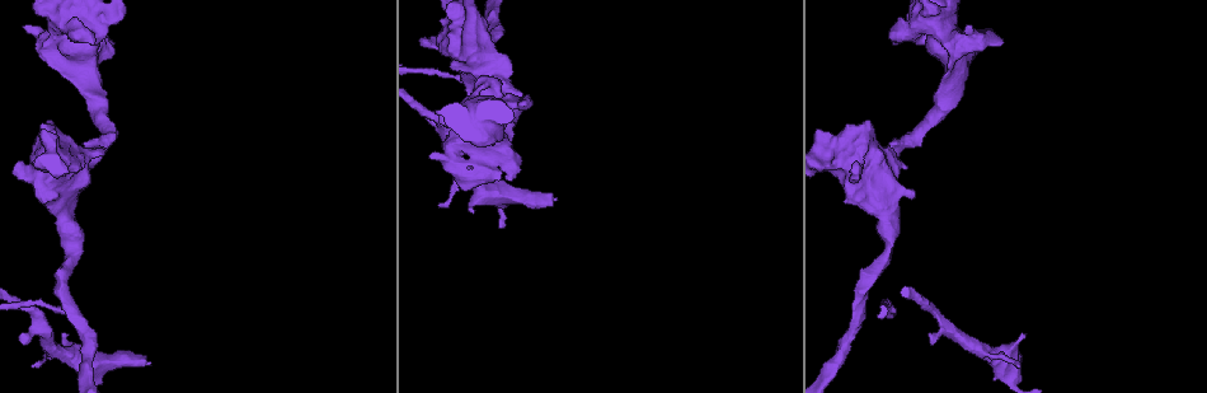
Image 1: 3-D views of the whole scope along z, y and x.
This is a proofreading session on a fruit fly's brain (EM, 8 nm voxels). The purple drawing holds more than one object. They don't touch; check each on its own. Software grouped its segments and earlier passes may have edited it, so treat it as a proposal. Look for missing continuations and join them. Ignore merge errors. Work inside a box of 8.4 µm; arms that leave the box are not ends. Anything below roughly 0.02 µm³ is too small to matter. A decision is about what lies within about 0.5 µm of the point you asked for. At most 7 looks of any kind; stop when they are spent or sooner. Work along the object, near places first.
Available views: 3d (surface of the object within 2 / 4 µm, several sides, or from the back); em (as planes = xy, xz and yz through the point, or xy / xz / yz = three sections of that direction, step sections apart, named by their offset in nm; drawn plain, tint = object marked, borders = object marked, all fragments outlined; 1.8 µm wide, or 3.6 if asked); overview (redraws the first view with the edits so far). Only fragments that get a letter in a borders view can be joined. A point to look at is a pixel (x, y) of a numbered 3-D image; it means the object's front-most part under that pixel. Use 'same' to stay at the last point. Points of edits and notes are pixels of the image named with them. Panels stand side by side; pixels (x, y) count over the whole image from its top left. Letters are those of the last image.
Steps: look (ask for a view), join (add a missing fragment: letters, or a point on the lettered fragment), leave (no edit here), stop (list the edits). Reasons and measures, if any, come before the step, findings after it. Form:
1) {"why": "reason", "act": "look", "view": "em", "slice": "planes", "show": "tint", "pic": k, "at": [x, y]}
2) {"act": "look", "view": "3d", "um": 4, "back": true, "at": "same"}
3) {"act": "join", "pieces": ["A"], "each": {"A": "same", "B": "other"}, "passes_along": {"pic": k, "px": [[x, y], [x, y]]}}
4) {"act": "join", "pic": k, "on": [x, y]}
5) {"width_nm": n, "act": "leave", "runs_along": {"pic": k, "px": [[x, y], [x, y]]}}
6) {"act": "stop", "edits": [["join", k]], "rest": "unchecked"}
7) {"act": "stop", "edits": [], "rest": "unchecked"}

{"why": "an open end", "act": "look", "view": "em", "slice": "yz", "step": 8, "show": "borders", "pic": 1, "at": [150, 364]}

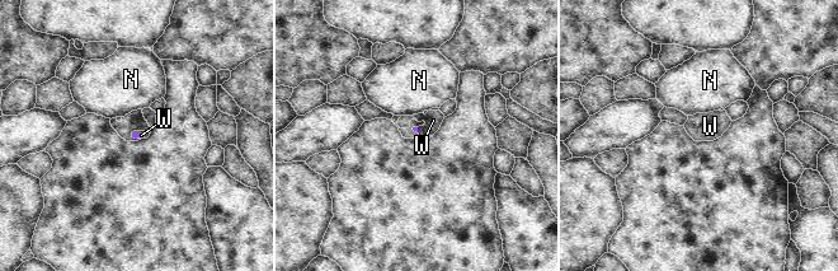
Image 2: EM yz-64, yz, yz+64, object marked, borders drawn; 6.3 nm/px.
{"act": "look", "view": "em", "slice": "planes", "show": "borders", "at": "same"}

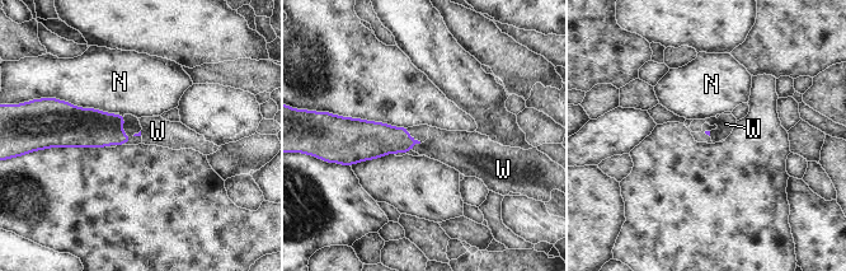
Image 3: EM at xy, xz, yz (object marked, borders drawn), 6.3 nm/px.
{"act": "join", "pieces": ["W"], "each": {"N": "other", "W": "same"}, "passes_along": {"pic": 3, "px": [[376, 139], [414, 144], [452, 148]]}, "found": "it goes on there"}

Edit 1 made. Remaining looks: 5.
{"why": "free end", "act": "look", "view": "3d", "um": 2, "pic": 1, "at": [927, 333]}

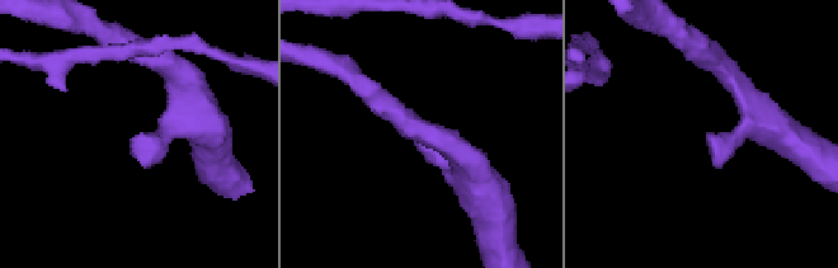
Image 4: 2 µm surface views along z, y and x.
{"act": "look", "view": "em", "slice": "yz", "step": 16, "show": "tint", "pic": 4, "at": [141, 134]}

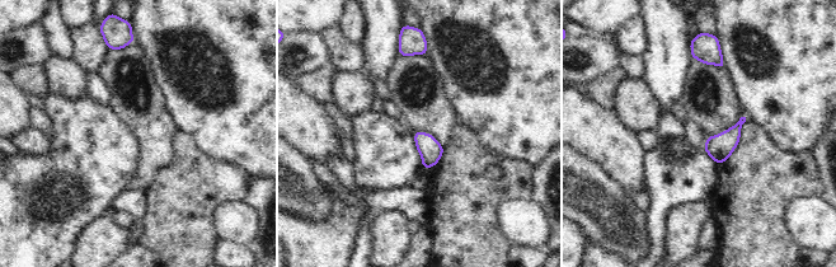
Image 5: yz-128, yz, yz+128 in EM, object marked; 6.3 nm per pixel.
{"act": "look", "view": "em", "slice": "xy", "step": 16, "show": "borders", "at": "same"}

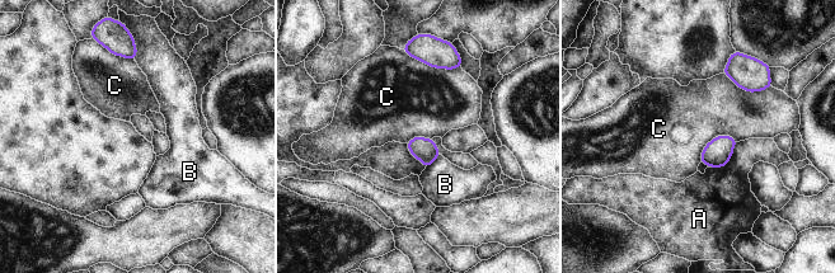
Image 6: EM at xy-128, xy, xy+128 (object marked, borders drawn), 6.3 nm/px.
{"act": "leave", "each": {"A": "other", "B": "other", "C": "other"}, "border": {"pic": 6, "px": [[403, 51], [430, 66], [460, 67]]}, "found": "none of them fits"}

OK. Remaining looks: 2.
{"act": "look", "view": "em", "slice": "yz", "step": 8, "show": "plain", "pic": 1, "at": [512, 179]}

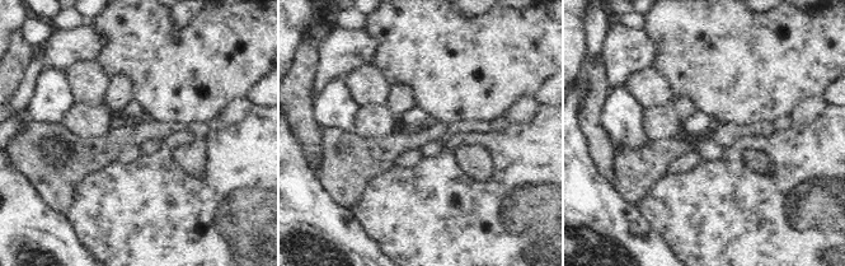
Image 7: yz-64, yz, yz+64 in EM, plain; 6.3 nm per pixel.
{"why": "see the neighbours", "act": "look", "view": "em", "slice": "yz", "step": 8, "show": "borders", "at": "same"}

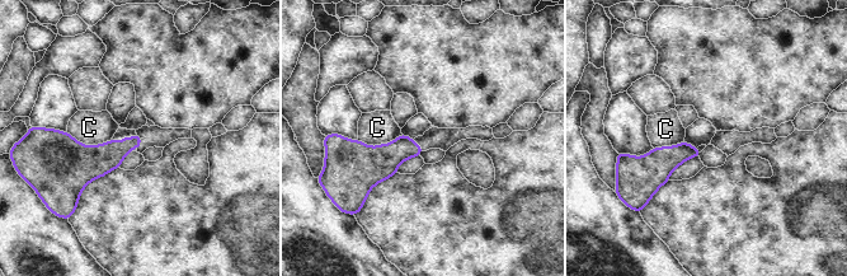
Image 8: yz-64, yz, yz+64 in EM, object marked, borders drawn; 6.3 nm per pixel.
{"act": "leave", "each": {"C": "other"}, "border": {"pic": 8, "px": [[67, 131], [86, 145], [112, 139]]}, "found": "none of them fits"}

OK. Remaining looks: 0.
{"act": "stop", "edits": [["join", 3]], "rest": "unchecked"}

